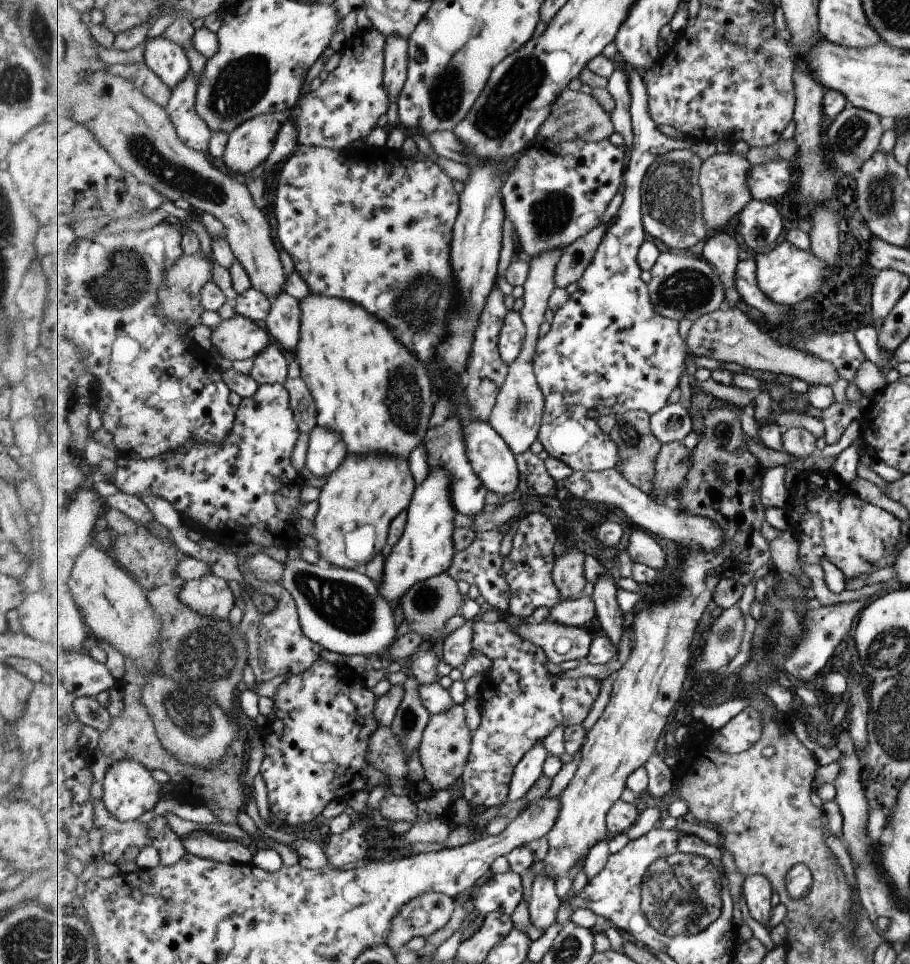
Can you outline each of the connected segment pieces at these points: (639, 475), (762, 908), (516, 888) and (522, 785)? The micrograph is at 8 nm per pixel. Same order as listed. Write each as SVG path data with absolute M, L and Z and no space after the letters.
M635 410L623 415L617 414L616 418L618 422L610 437L619 450L620 463L617 469L632 486L641 488L643 492L653 497L656 494L654 481L662 443L652 432L652 416L646 411Z
M750 875L744 881L744 898L748 904L750 916L769 932L772 928L773 886L762 875Z
M509 871L488 877L473 898L473 905L485 916L494 911L511 915L515 912L515 908L521 904L521 900L523 900L521 876Z
M544 741L539 742L523 759L515 770L514 778L510 785L509 801L527 797L531 788L543 776L543 766L549 758L549 752Z

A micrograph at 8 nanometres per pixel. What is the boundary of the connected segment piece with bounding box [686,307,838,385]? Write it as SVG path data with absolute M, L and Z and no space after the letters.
M721 308L693 322L686 338L690 352L697 357L711 357L723 363L736 363L751 370L768 371L780 378L798 378L811 385L830 385L838 379L834 366L813 354L781 344L773 334L763 334L758 324L744 310Z

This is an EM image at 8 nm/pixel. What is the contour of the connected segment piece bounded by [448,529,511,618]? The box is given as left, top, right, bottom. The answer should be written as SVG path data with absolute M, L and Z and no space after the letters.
M499 530L479 532L475 541L469 548L456 554L453 565L448 574L456 581L466 581L469 585L475 585L480 595L486 600L486 605L501 611L506 618L510 608L510 590L506 578L501 578L501 571L504 566L504 559L501 556L501 542L503 534Z

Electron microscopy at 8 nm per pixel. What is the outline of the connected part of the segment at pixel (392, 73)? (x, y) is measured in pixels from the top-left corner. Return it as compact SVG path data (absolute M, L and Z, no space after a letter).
M389 36L386 38L386 78L385 84L390 100L401 96L406 87L410 61L410 42L405 37Z

